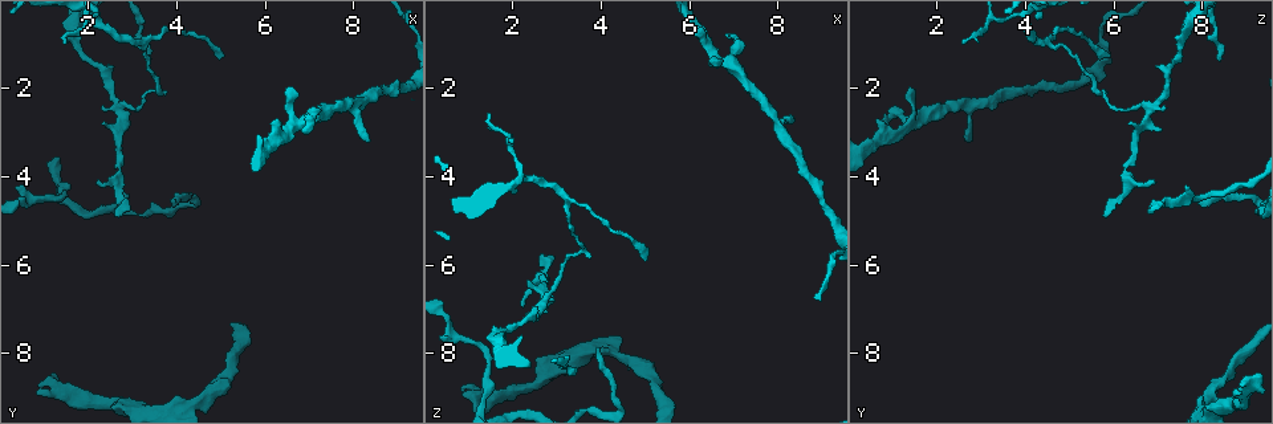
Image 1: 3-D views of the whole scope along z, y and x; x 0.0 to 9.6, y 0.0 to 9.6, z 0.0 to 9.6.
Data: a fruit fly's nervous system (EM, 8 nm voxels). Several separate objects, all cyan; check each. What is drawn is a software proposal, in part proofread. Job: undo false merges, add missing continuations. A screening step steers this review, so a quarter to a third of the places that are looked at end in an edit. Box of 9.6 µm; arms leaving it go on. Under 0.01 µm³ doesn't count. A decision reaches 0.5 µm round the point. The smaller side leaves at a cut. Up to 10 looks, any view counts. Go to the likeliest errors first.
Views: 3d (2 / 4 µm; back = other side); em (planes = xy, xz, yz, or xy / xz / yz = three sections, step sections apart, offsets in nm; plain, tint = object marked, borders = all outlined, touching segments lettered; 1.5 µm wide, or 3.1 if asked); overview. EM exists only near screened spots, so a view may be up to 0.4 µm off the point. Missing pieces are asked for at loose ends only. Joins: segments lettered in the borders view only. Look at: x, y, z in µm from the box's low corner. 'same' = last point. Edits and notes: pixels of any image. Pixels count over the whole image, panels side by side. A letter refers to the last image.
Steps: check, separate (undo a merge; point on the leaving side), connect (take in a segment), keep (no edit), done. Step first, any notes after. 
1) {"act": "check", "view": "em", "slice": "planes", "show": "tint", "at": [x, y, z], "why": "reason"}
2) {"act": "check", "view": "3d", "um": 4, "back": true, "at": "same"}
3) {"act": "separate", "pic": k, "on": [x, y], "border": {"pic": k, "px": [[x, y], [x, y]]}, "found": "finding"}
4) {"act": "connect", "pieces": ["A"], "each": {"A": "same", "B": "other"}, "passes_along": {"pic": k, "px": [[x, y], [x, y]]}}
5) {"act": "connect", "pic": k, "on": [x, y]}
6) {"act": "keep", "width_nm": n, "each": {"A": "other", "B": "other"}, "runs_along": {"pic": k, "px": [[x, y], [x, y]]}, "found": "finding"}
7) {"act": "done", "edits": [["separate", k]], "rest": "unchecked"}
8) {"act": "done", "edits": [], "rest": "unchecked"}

{"act": "check", "view": "3d", "um": 2, "at": [3.90, 4.50, 7.95], "why": "tapers out"}

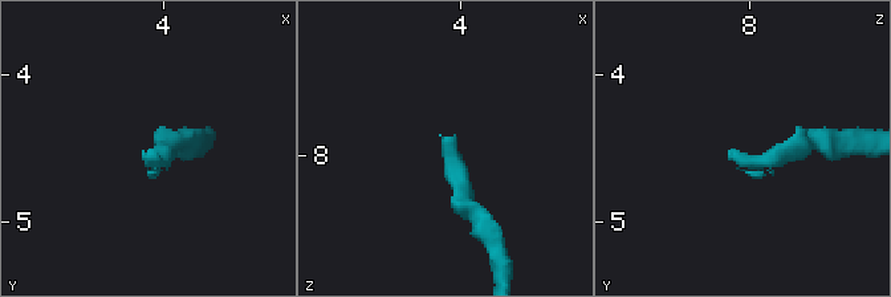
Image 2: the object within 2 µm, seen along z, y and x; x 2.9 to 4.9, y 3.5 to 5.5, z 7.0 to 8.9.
{"act": "check", "view": "em", "slice": "xy", "step": 4, "show": "tint", "at": [3.92, 4.48, 7.92], "why": "shape alone is not enough"}

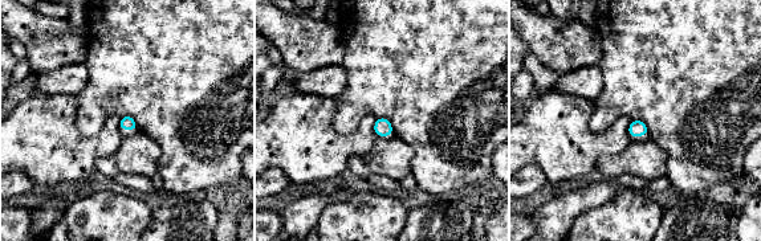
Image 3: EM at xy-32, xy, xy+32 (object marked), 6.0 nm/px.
{"act": "check", "view": "em", "slice": "xy", "step": 4, "show": "borders", "at": "same"}

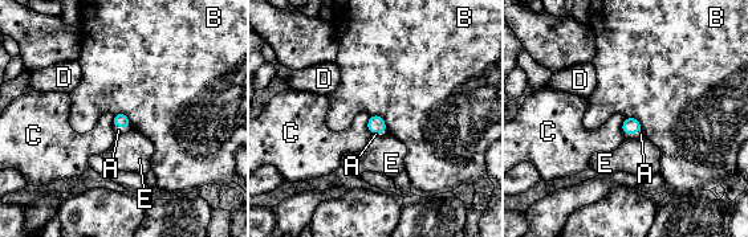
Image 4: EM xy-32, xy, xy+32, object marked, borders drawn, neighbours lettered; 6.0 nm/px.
{"act": "connect", "pieces": ["A"], "each": {"A": "same", "B": "other", "C": "other", "D": "other", "E": "other"}, "passes_along": {"pic": 4, "px": [[120, 119], [122, 126], [118, 130]]}, "found": "it goes on there"}

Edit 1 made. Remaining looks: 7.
{"act": "check", "view": "em", "slice": "planes", "show": "borders", "at": [8.35, 3.20, 2.70], "why": "an open end"}

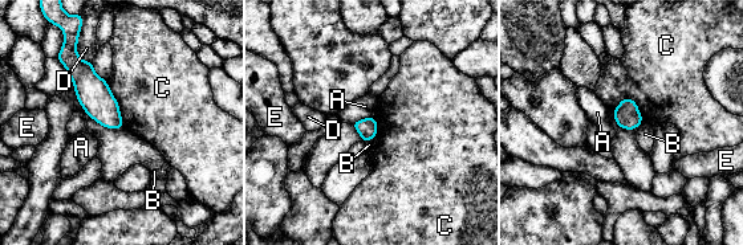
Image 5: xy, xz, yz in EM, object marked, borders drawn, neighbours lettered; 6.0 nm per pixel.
{"act": "keep", "width_nm": 120, "each": {"A": "other", "B": "other", "C": "other", "D": "other", "E": "other"}, "border": {"pic": 5, "px": [[105, 81], [117, 102], [124, 126]]}, "found": "none of them fits"}

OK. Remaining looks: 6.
{"act": "check", "view": "em", "slice": "planes", "show": "borders", "at": [2.65, 4.90, 5.80], "why": "free end"}

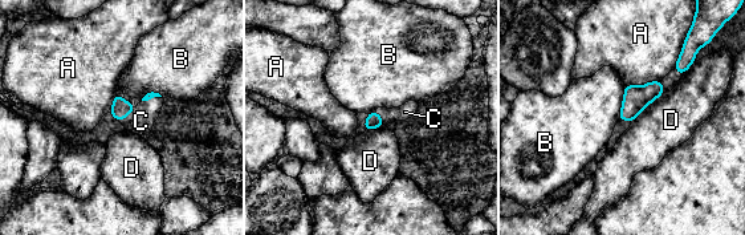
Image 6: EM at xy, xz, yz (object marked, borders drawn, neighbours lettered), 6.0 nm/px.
{"act": "connect", "pieces": ["C"], "each": {"A": "other", "B": "other", "C": "same", "D": "other"}, "found": "it goes on there"}

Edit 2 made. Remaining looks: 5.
{"act": "check", "view": "overview"}

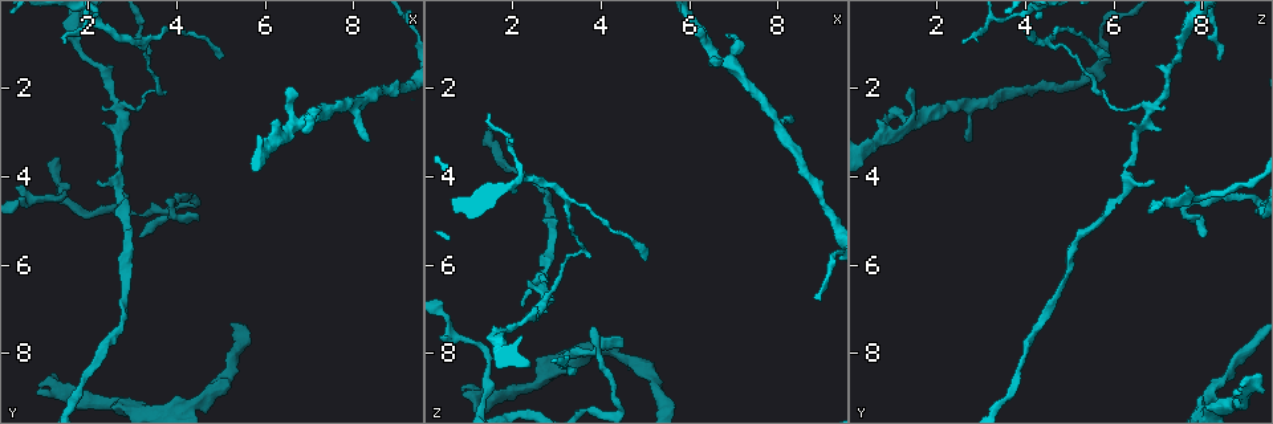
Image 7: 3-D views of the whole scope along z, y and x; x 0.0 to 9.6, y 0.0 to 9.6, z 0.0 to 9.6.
{"act": "check", "view": "3d", "um": 2, "at": [2.75, 2.55, 6.80], "why": "three arms meet"}

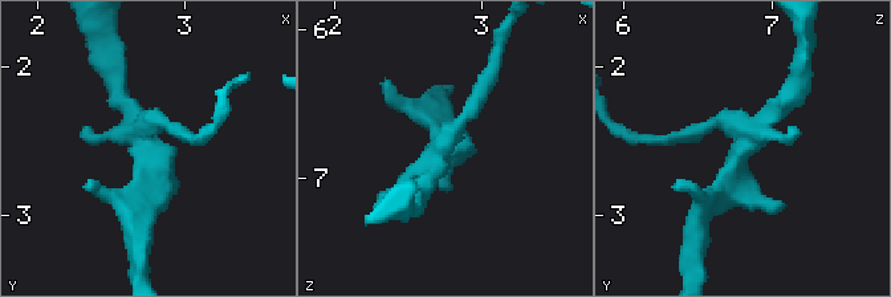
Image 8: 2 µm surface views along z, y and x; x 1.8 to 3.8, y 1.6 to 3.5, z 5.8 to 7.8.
{"act": "check", "view": "em", "slice": "yz", "step": 8, "show": "tint", "at": [2.70, 2.48, 6.84], "why": "shape alone is not enough"}

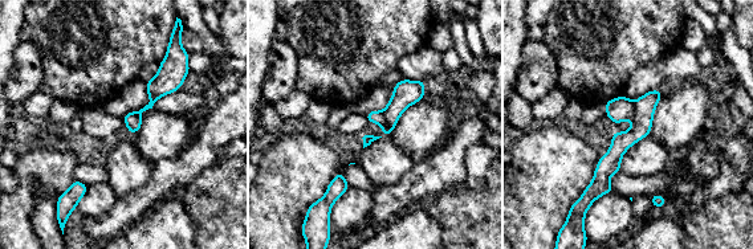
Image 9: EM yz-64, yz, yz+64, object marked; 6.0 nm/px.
{"act": "check", "view": "em", "slice": "planes", "show": "borders", "at": "same", "why": "cut it another way"}

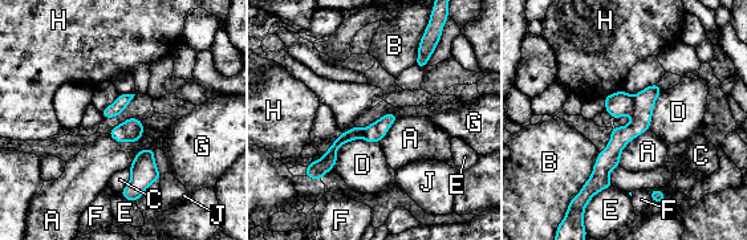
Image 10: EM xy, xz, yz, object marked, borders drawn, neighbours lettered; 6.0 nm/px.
{"act": "separate", "pic": 10, "on": [618, 104], "each": {"A": "other", "B": "other", "C": "other", "D": "other", "E": "other", "F": "other", "G": "other", "H": "other", "J": "other"}, "border": {"pic": 10, "px": [[633, 97], [633, 112], [630, 114]]}, "found": "two neurons meet here"}

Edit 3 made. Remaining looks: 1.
{"act": "done", "edits": [["connect", 4], ["connect", 6], ["separate", 10]], "rest": "unchecked"}

